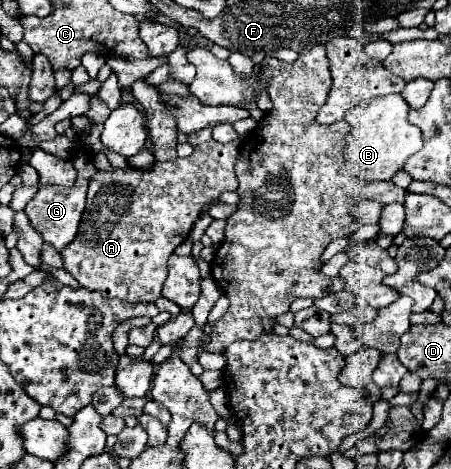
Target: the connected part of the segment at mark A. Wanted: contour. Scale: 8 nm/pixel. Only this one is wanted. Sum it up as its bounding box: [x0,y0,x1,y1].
[60,138,242,302]

